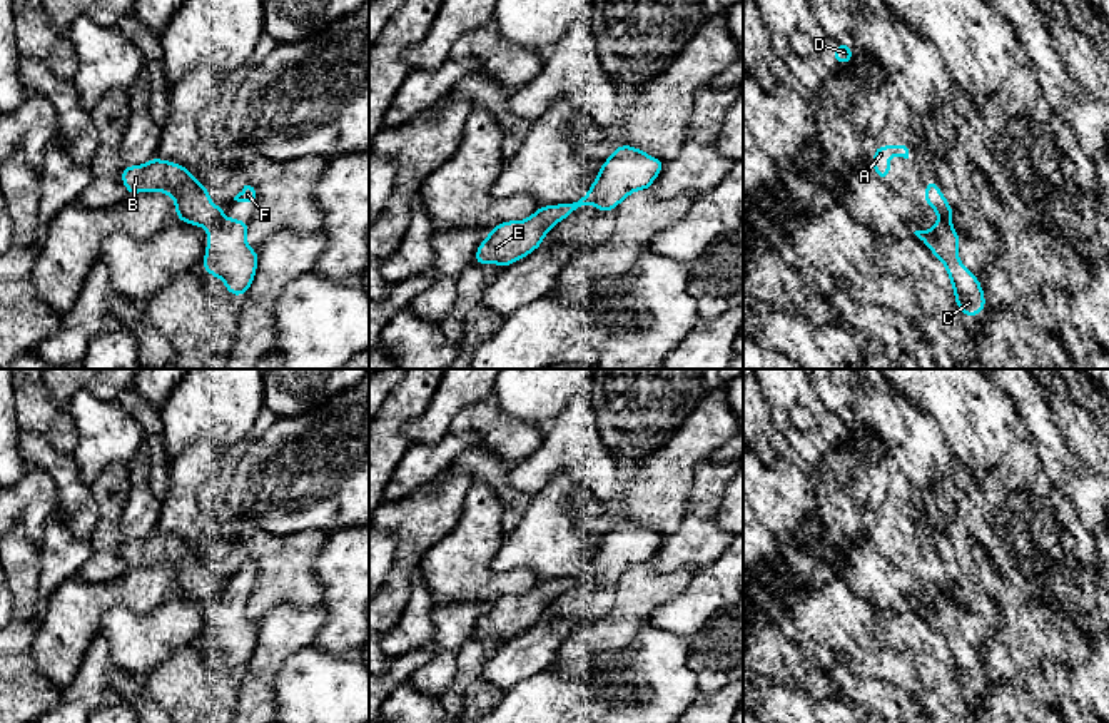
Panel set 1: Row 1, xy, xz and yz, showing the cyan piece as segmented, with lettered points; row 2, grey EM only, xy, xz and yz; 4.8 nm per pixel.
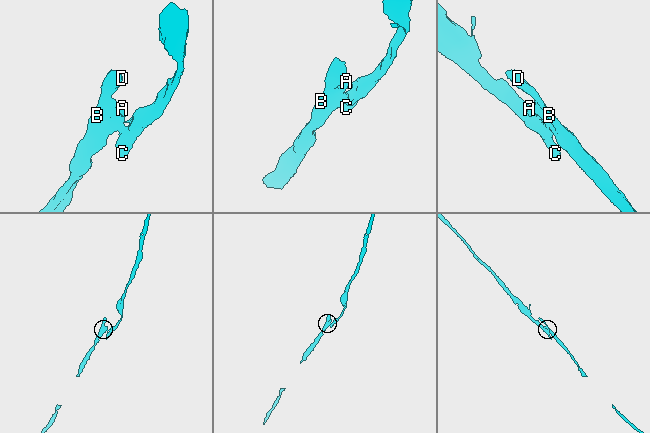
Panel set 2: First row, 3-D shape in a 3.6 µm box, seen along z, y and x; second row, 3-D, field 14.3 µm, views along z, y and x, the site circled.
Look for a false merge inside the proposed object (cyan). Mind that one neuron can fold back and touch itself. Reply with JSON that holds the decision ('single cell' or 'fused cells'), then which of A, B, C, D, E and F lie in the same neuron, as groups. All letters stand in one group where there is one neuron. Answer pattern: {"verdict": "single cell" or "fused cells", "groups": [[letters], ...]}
{"verdict": "fused cells", "groups": [["A", "B", "D", "E"], ["C", "F"]]}

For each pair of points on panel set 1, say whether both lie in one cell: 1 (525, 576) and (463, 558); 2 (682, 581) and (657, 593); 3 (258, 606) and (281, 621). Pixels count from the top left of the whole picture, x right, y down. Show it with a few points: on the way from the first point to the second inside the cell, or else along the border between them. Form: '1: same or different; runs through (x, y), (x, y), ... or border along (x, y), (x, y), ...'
1: same; runs through (510, 581), (486, 581), (478, 573)
2: same; runs through (675, 583), (663, 586)
3: different; border along (306, 606), (276, 605), (259, 626)

